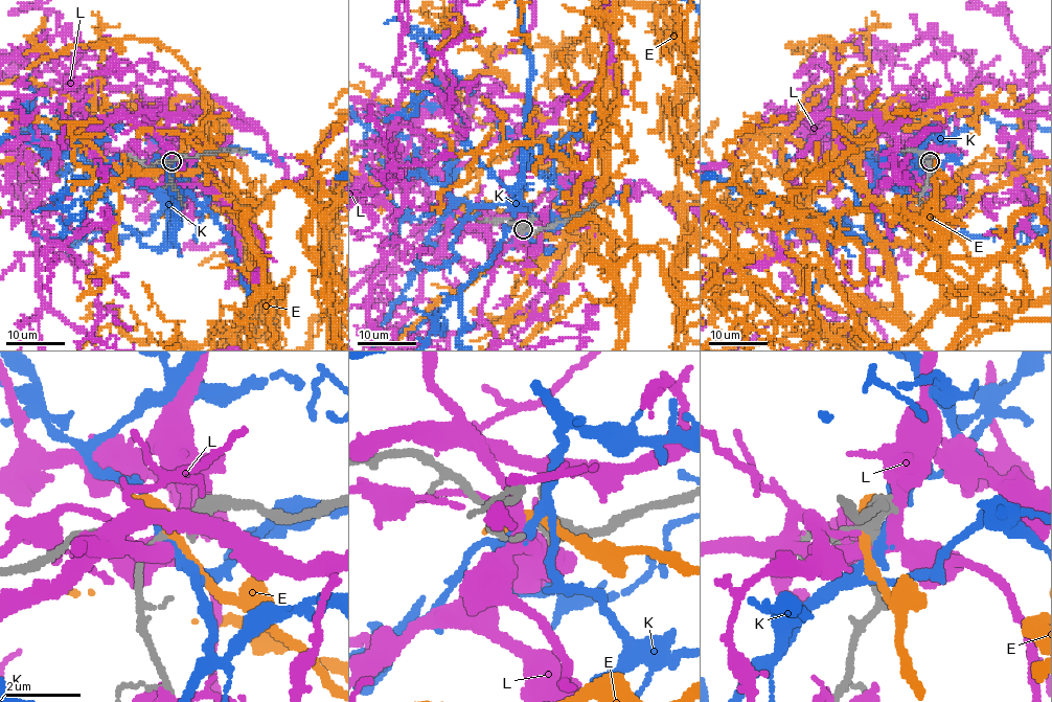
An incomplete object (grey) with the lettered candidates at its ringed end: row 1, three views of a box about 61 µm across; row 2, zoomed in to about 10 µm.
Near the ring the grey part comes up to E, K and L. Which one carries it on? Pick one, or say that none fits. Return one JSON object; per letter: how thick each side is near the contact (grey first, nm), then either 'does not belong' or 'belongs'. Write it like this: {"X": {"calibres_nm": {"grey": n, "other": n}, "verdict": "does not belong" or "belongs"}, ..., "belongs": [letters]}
{"E": {"calibres_nm": {"grey": 240, "other": 360}, "verdict": "does not belong"}, "K": {"calibres_nm": {"grey": 220, "other": 240}, "verdict": "does not belong"}, "L": {"calibres_nm": {"grey": 200, "other": 320}, "verdict": "does not belong"}, "belongs": []}

